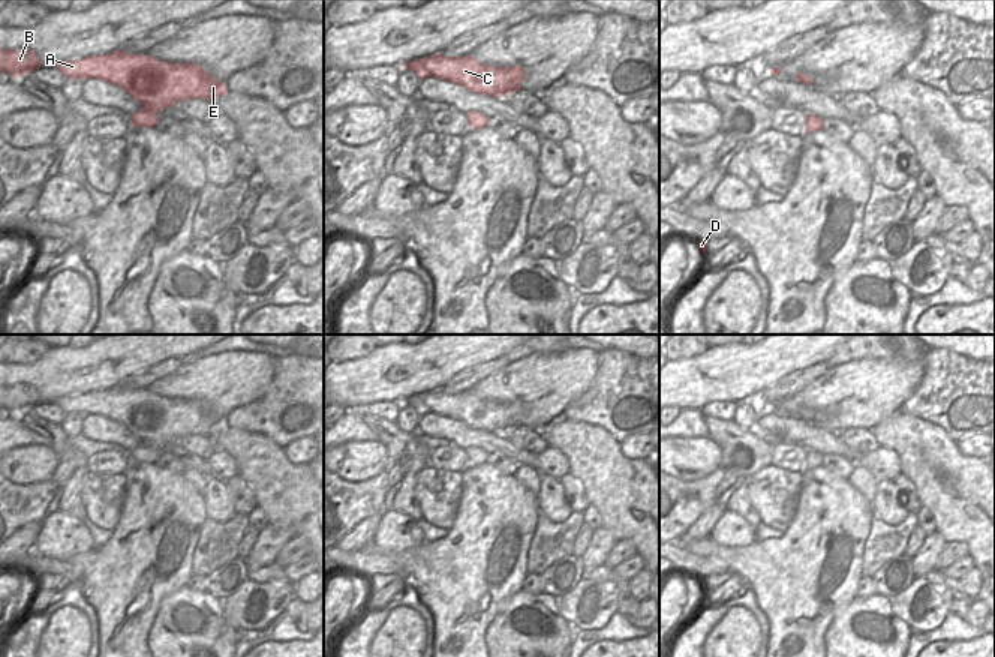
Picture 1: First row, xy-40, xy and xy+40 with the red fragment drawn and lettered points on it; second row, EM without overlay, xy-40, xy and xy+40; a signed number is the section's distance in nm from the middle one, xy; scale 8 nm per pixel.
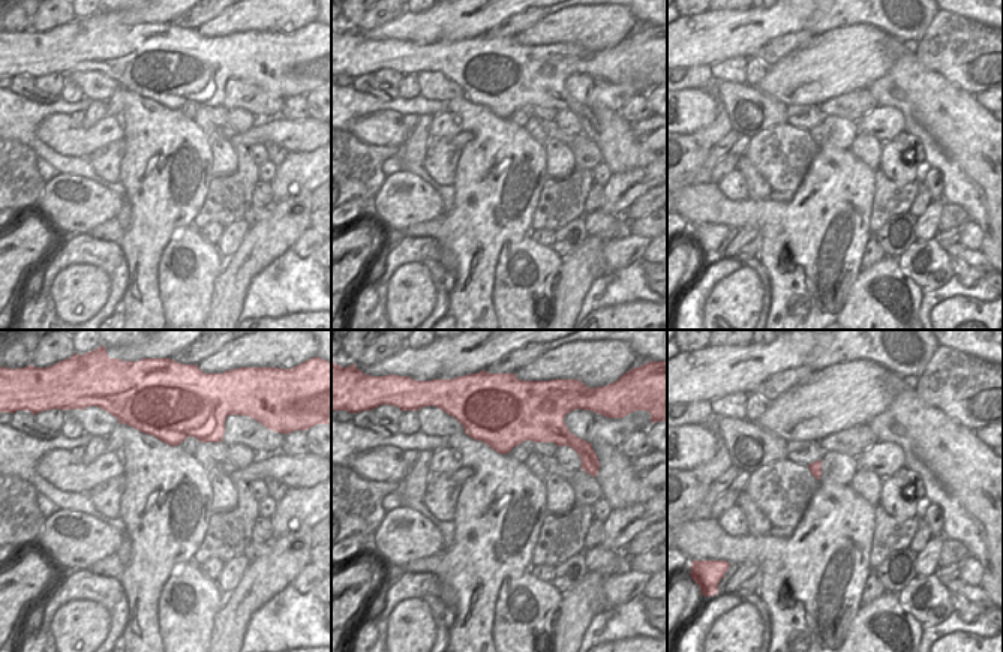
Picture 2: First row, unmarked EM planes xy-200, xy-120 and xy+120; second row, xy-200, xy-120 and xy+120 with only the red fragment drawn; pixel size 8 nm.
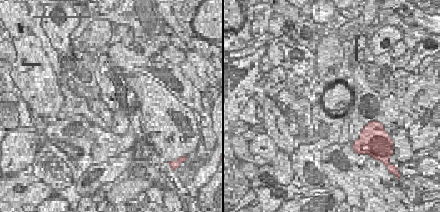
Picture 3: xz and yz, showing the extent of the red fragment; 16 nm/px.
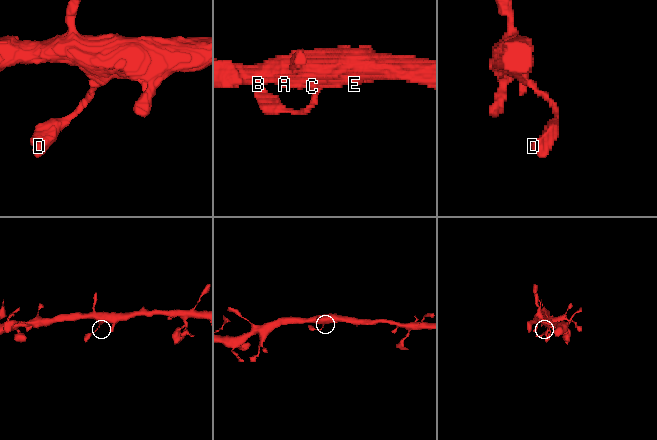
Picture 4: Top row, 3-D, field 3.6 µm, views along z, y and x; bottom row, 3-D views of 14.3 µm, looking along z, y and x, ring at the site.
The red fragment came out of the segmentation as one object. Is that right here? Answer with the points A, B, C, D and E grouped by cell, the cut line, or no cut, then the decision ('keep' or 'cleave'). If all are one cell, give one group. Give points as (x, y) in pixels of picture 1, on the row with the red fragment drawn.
A B C D E; no cut; keep

